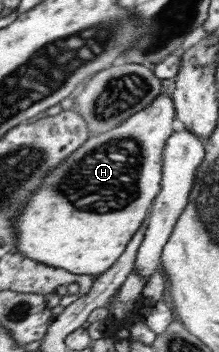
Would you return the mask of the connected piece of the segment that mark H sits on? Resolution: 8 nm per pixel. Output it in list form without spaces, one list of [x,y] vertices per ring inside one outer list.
[[[162,92],[145,110],[132,115],[114,130],[92,137],[70,159],[66,159],[56,171],[52,171],[38,193],[27,203],[17,219],[17,248],[26,257],[52,267],[59,267],[76,275],[104,274],[122,258],[129,243],[142,226],[146,225],[151,208],[161,193],[163,158],[169,137],[174,133],[177,107],[173,96]]]

